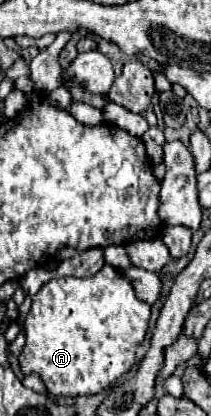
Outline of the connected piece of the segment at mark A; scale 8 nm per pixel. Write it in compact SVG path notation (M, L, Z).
M104 265L92 277L58 277L42 285L34 295L30 313L24 321L26 345L18 357L24 375L38 375L54 397L96 395L120 381L136 363L136 353L144 341L150 321L150 305L134 295L132 285L110 265Z

